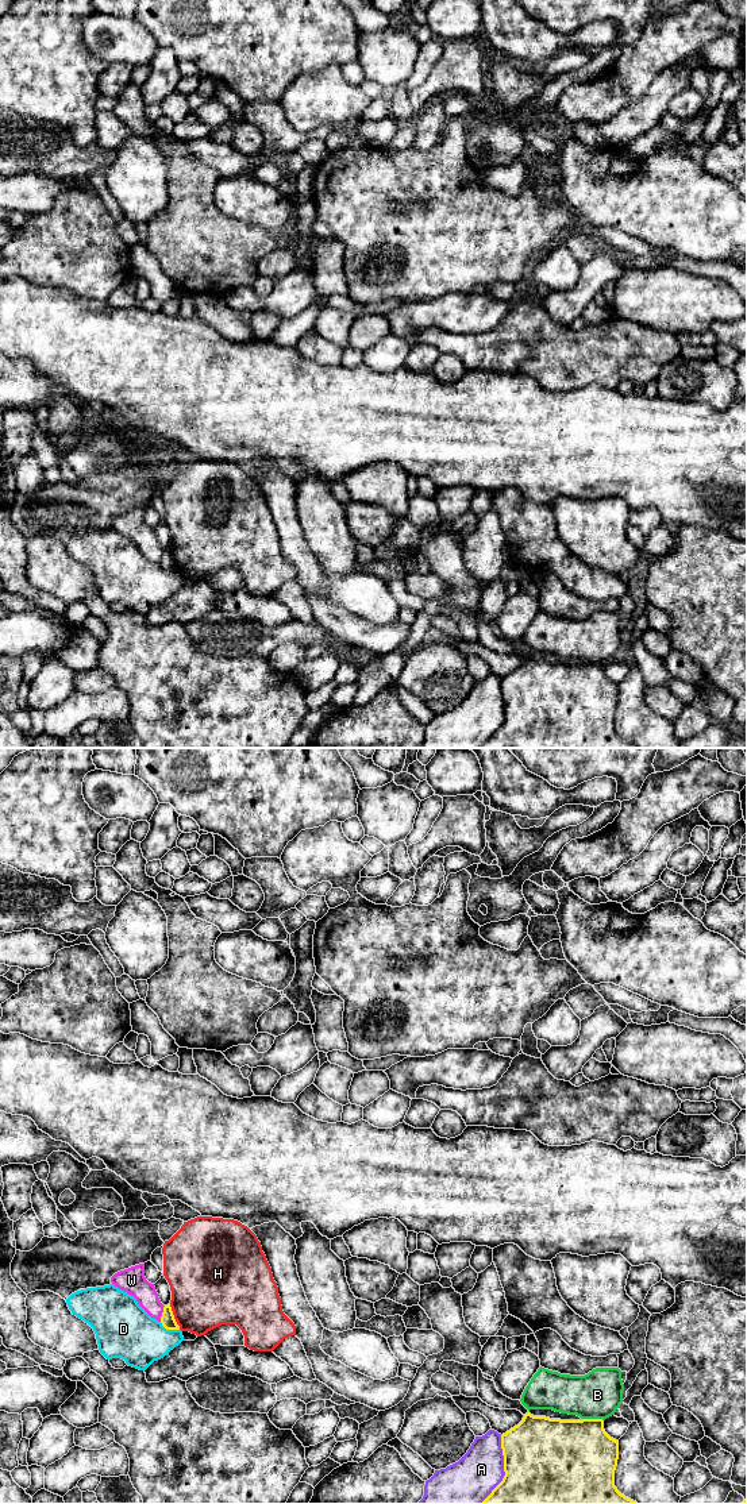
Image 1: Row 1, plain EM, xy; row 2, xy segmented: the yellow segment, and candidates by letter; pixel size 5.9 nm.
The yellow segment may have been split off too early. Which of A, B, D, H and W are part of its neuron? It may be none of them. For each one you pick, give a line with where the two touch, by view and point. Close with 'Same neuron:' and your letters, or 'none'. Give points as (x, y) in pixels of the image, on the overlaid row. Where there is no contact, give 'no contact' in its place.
Same neuron: none

